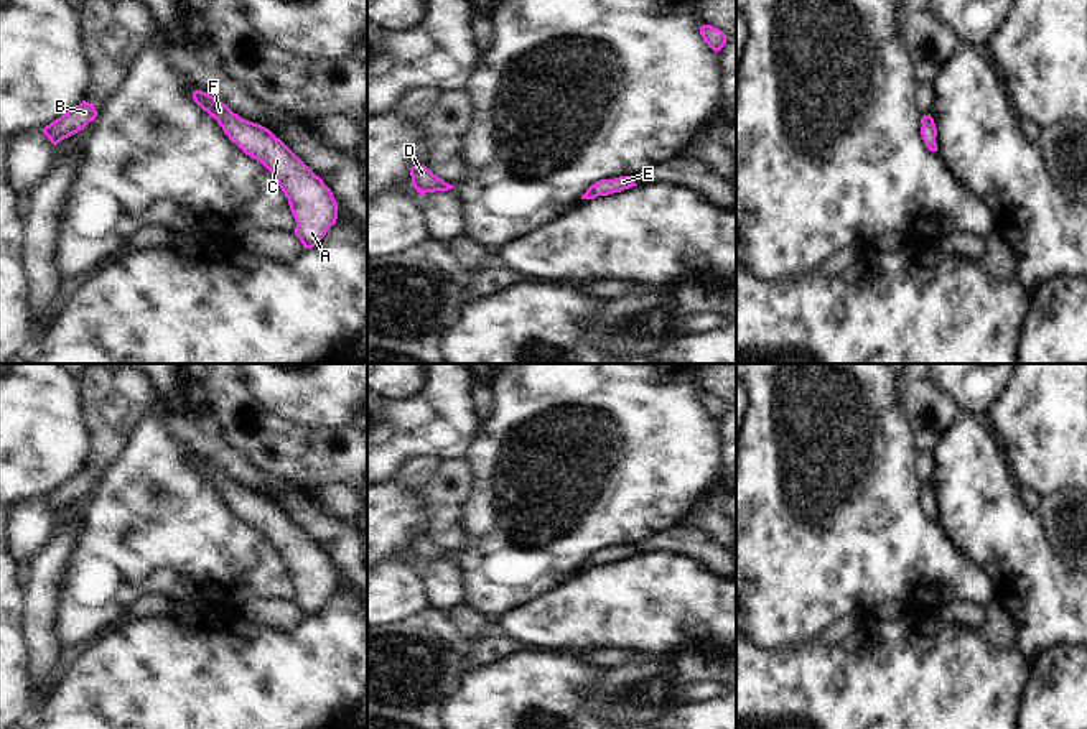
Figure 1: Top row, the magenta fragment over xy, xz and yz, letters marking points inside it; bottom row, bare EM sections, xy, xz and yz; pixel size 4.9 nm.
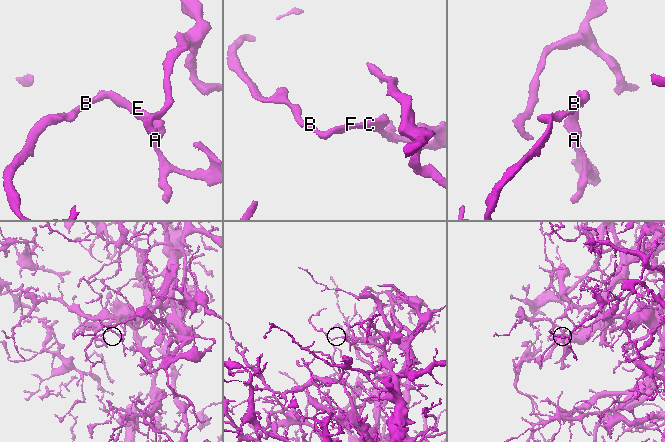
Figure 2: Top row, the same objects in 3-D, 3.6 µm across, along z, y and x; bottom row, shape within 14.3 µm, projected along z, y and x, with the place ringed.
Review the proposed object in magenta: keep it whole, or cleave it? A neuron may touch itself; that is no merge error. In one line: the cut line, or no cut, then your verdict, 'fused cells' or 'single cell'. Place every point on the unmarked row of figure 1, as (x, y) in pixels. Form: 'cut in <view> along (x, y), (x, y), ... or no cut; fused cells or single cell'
no cut; single cell

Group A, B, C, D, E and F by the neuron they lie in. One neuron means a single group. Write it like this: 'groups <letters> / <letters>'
groups A B C D E F

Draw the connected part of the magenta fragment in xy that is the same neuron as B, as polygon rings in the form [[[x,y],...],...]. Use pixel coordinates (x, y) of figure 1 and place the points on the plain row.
[[[82,469],[79,474],[72,476],[71,479],[63,482],[59,487],[46,494],[43,497],[43,502],[56,515],[61,508],[82,499],[96,485],[97,485],[96,476]]]

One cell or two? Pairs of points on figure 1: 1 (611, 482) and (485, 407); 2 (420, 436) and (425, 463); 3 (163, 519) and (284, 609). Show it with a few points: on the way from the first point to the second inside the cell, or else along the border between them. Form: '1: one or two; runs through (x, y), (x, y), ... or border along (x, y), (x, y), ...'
1: two; border along (489, 387), (493, 412), (481, 423)
2: two; border along (438, 458), (433, 455), (414, 455), (391, 476)
3: two; border along (293, 599), (247, 599), (244, 603)

